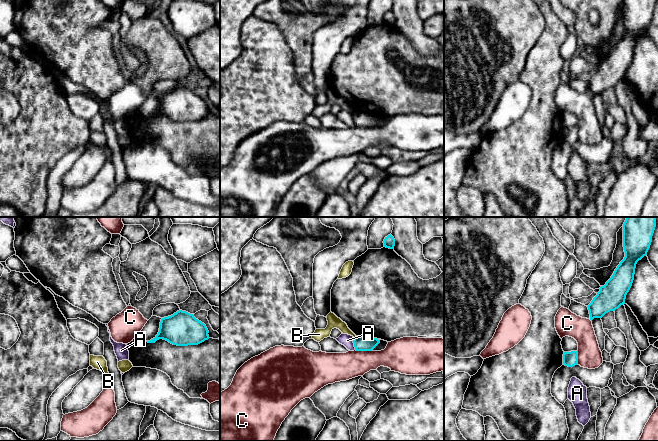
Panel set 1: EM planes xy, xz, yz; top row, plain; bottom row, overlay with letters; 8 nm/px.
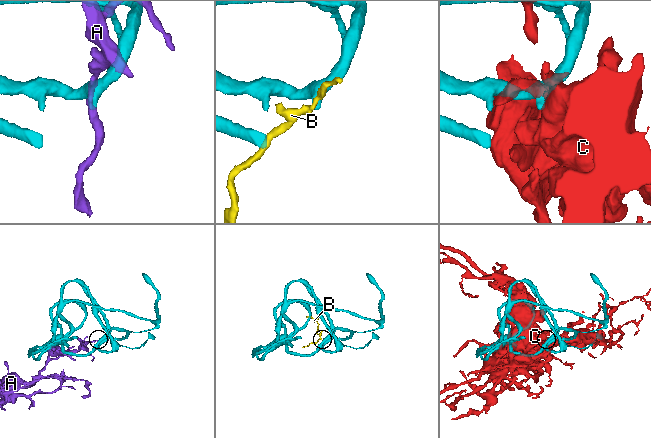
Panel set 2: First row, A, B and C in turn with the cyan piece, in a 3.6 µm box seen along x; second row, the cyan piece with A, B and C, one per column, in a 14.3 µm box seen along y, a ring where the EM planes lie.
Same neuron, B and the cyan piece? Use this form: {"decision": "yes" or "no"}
{"decision": "no"}

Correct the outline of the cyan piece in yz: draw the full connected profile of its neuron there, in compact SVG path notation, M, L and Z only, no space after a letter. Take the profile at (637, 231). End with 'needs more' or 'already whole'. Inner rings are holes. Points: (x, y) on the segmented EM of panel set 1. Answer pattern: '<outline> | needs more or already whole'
M627 217L623 224L624 259L615 269L611 278L587 306L590 320L602 318L625 304L635 274L636 264L650 248L656 227L656 217Z | already whole

